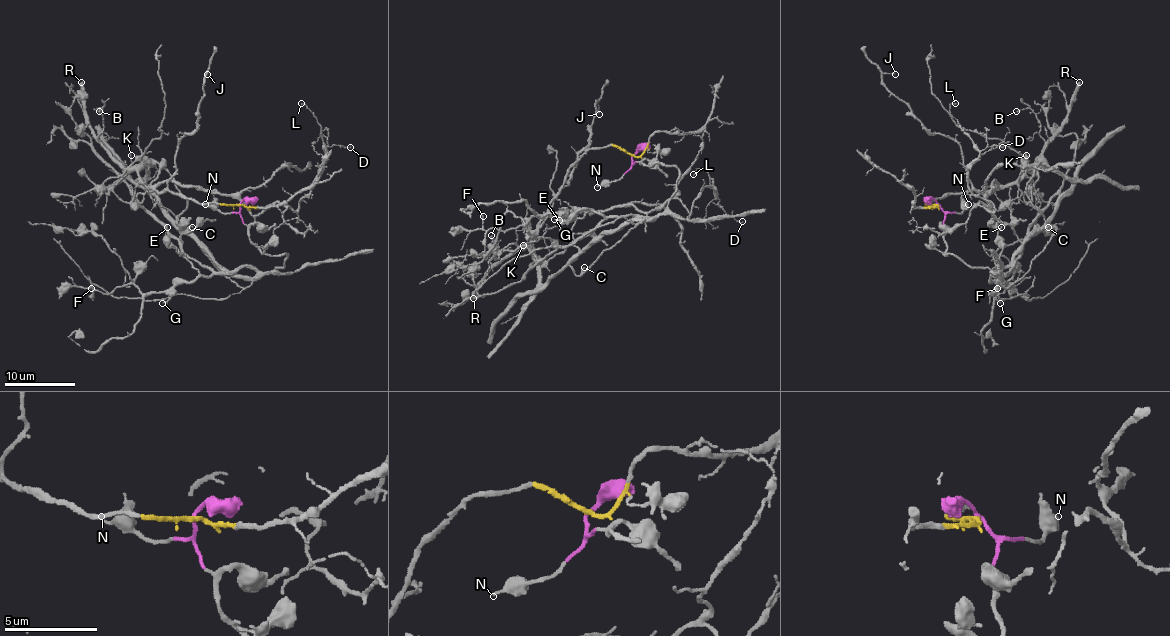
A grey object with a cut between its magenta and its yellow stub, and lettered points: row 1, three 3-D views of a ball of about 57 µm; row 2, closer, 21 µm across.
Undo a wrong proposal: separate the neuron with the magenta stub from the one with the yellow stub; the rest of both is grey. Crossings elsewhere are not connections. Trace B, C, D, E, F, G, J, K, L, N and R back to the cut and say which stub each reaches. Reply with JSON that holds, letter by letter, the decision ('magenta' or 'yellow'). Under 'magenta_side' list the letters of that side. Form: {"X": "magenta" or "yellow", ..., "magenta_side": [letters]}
{"B": "yellow", "C": "magenta", "D": "yellow", "E": "magenta", "F": "magenta", "G": "magenta", "J": "yellow", "K": "yellow", "L": "yellow", "N": "magenta", "R": "yellow", "magenta_side": ["C", "E", "F", "G", "N"]}

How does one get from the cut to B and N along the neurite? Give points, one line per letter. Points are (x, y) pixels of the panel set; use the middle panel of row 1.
B: (632, 156), (612, 145), (591, 147), (568, 170), (559, 194), (549, 205), (535, 237), (492, 263), (491, 235)
N: (632, 156), (630, 168), (618, 180), (596, 187)

